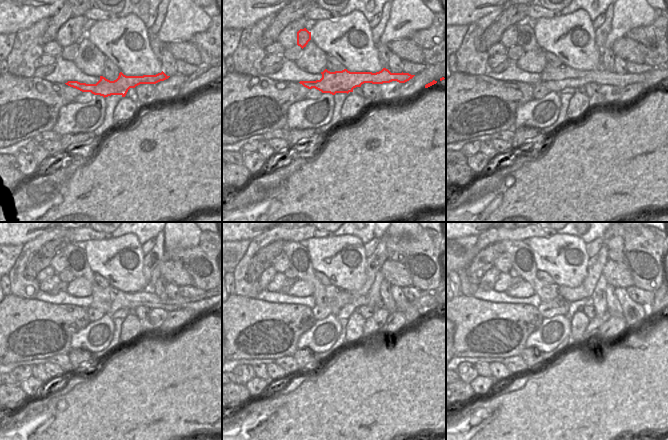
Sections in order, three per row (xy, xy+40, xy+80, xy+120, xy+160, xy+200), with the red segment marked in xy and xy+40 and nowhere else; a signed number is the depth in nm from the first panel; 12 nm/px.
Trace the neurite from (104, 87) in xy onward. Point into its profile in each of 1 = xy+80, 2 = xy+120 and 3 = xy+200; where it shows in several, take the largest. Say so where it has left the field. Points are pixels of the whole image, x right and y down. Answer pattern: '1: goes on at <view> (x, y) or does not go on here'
1: goes on at xy+80 (556, 79)
2: goes on at xy+120 (108, 300)
3: goes on at xy+200 (521, 254)

